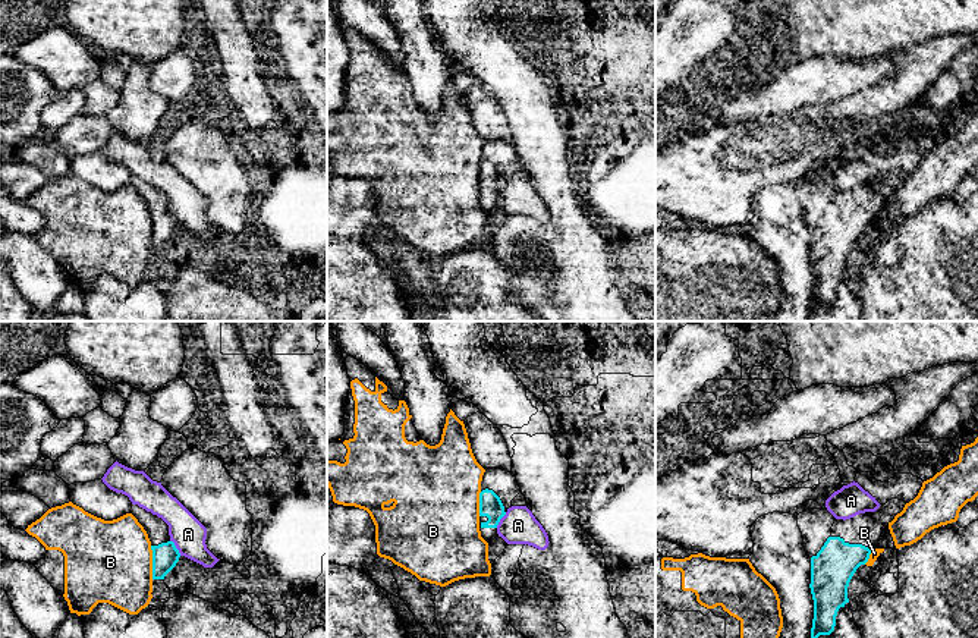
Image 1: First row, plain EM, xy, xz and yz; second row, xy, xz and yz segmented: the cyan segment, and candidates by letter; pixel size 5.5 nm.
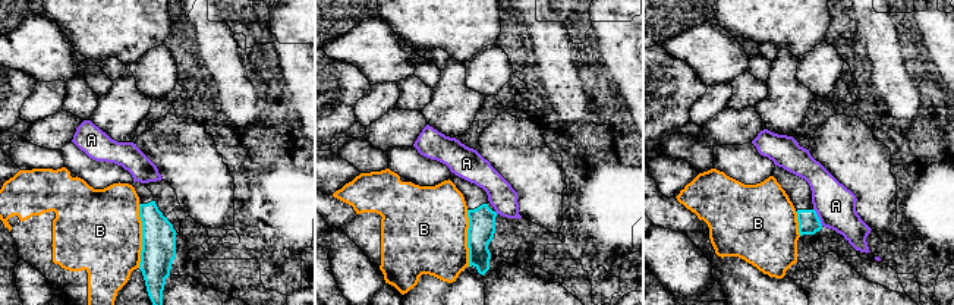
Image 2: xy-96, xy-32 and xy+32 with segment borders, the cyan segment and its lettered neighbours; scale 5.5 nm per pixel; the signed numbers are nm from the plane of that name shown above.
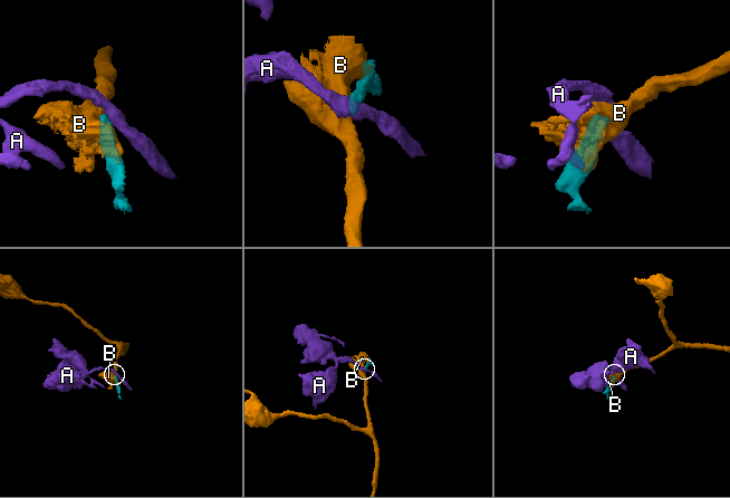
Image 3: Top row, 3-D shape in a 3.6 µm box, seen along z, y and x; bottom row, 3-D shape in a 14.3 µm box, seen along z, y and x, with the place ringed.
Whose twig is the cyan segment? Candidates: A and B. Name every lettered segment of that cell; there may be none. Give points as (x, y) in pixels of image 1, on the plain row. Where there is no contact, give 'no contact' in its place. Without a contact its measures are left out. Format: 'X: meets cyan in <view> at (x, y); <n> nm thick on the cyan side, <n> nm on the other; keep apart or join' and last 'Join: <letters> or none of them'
A: meets cyan in xy at (175, 219); 140 nm thick on the cyan side, 190 nm on the other; keep apart
B: meets cyan in xy at (153, 233); 140 nm thick on the cyan side, 440 nm on the other; keep apart
Join: none of them

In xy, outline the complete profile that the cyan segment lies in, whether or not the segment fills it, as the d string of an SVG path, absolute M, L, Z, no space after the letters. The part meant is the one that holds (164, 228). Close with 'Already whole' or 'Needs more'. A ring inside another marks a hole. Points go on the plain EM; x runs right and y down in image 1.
M132 176L130 185L144 198L151 213L152 251L164 251L164 248L176 238L180 229L179 221L170 211L169 197L161 189L147 183L138 176Z. Needs more

